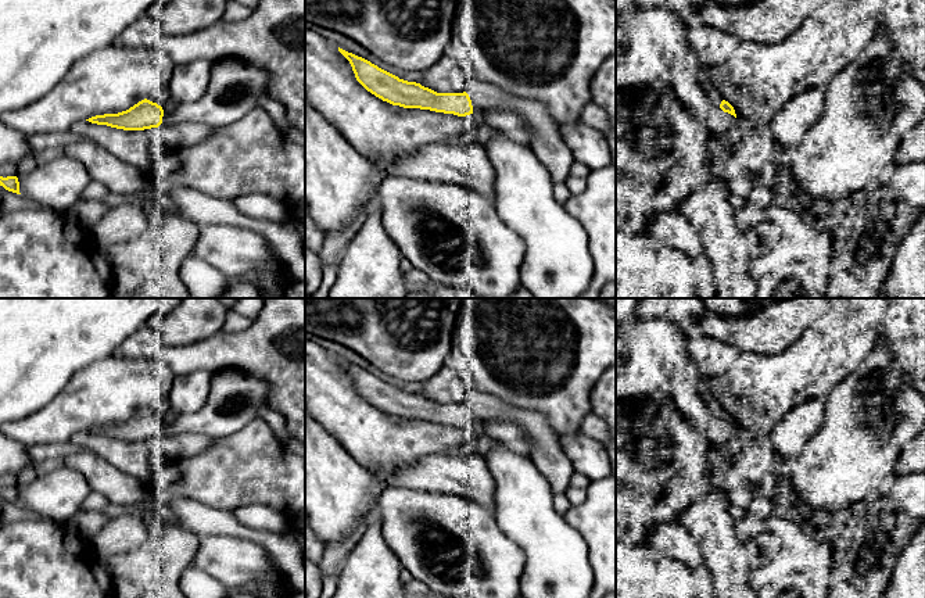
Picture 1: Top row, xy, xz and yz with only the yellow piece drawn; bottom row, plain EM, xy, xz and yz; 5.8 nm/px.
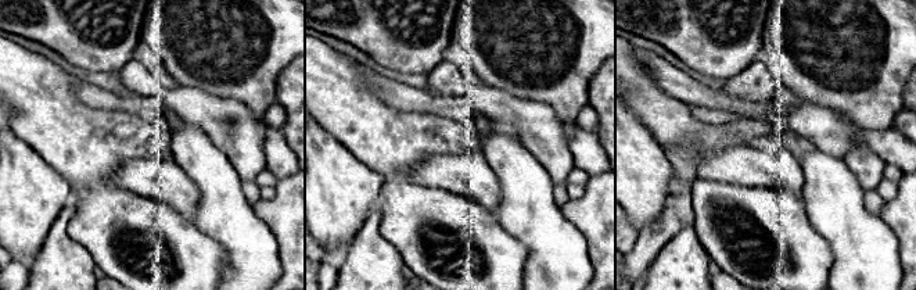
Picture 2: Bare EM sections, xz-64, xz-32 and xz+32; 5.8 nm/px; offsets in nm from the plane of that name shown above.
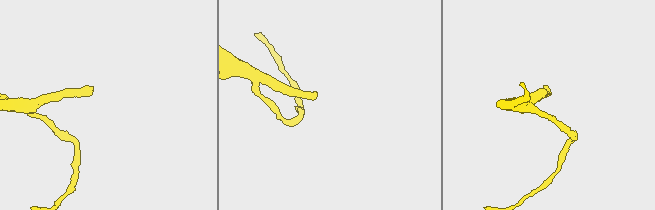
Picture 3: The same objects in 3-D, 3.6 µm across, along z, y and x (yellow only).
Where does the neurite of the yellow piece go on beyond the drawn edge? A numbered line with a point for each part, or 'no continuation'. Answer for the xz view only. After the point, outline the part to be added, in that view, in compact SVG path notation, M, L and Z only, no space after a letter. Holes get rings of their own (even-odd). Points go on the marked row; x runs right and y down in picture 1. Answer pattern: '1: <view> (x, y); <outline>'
1: xz (547, 142); M474 78L467 82L466 93L472 100L473 108L503 107L516 111L528 128L531 150L546 166L552 180L555 183L567 180L576 158L563 142L562 123L552 117L542 103L513 96Z

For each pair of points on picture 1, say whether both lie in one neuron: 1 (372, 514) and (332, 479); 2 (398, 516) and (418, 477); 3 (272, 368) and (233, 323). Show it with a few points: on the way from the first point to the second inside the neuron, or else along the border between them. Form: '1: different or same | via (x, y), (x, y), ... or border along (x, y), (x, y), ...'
1: different | border along (377, 501), (365, 512), (348, 537)
2: different | border along (387, 483), (444, 493)
3: different | border along (253, 319), (243, 330), (232, 333), (222, 330)

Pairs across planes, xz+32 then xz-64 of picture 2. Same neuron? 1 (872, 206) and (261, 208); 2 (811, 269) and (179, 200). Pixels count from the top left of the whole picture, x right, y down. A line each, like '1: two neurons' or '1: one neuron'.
1: two neurons
2: two neurons

